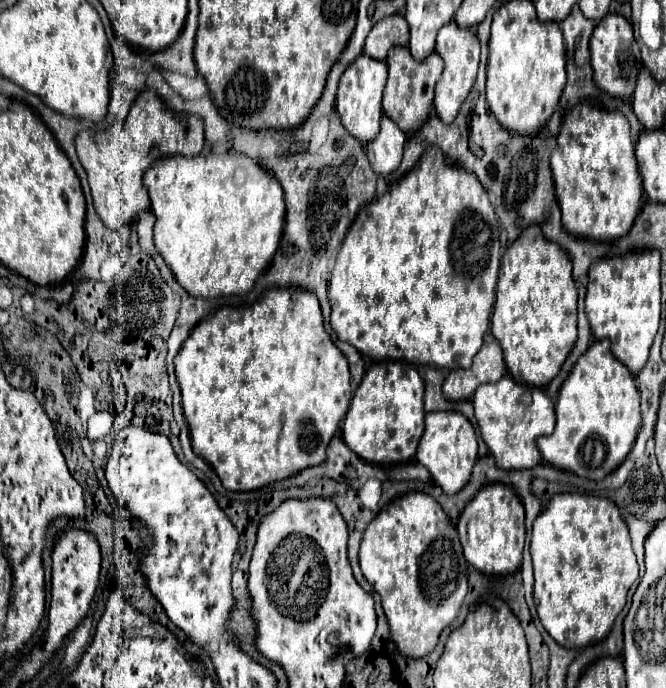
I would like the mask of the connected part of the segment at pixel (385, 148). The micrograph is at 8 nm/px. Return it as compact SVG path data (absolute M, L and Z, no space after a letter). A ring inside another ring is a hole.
M382 116L380 134L366 144L366 156L376 174L388 176L394 172L402 160L402 150L406 144L406 134L388 116Z

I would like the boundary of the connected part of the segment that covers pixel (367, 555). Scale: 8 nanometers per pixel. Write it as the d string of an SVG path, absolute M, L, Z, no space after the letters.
M408 492L382 508L360 544L360 568L382 598L392 640L410 658L430 654L442 630L458 616L466 596L466 568L458 532L440 504L422 492Z

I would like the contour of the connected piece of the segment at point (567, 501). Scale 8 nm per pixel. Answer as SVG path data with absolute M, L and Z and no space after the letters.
M554 494L534 520L530 554L536 580L534 604L544 630L564 648L584 648L600 642L638 578L630 532L618 506L610 498Z

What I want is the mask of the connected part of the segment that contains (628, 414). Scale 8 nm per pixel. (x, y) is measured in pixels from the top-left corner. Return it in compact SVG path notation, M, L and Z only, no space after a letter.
M596 340L578 358L560 388L554 432L540 436L536 446L544 462L584 478L602 480L616 470L632 450L640 422L640 396L634 376L610 354L608 340Z

